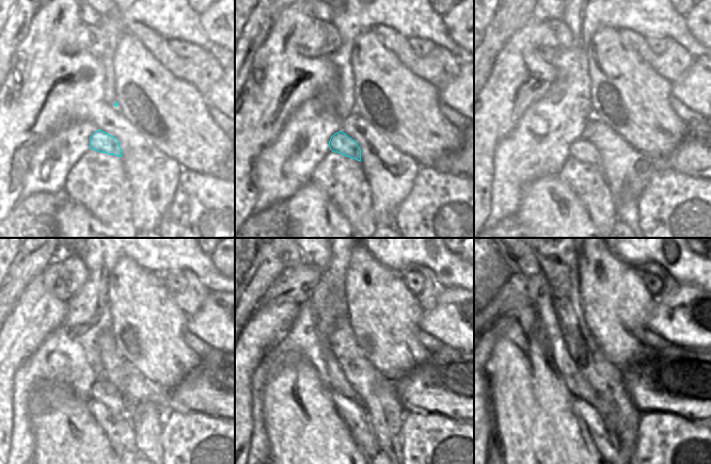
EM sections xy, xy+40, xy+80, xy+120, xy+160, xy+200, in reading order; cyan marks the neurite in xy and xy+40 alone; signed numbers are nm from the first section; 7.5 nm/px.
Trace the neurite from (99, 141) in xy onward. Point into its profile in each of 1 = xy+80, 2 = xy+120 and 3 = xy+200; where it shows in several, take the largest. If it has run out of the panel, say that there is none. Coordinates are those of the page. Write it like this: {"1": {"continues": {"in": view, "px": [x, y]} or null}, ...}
{"1": {"continues": {"in": "xy+80", "px": [581, 149]}}, "2": {"continues": {"in": "xy+120", "px": [104, 390]}}, "3": {"continues": {"in": "xy+200", "px": [607, 443]}}}

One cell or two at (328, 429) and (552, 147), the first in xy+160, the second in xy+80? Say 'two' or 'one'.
two

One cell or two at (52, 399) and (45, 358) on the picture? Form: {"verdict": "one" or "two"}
{"verdict": "two"}

